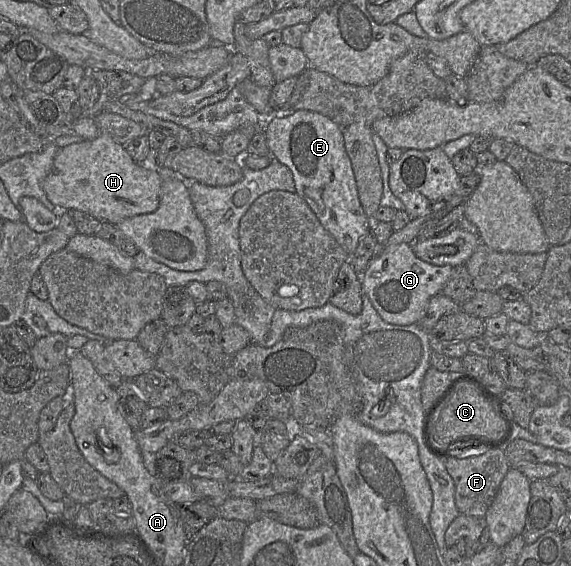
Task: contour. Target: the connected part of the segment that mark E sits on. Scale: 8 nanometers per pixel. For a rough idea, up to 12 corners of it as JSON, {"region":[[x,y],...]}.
{"region":[[277,110],[259,131],[351,257],[371,220],[343,128]]}

